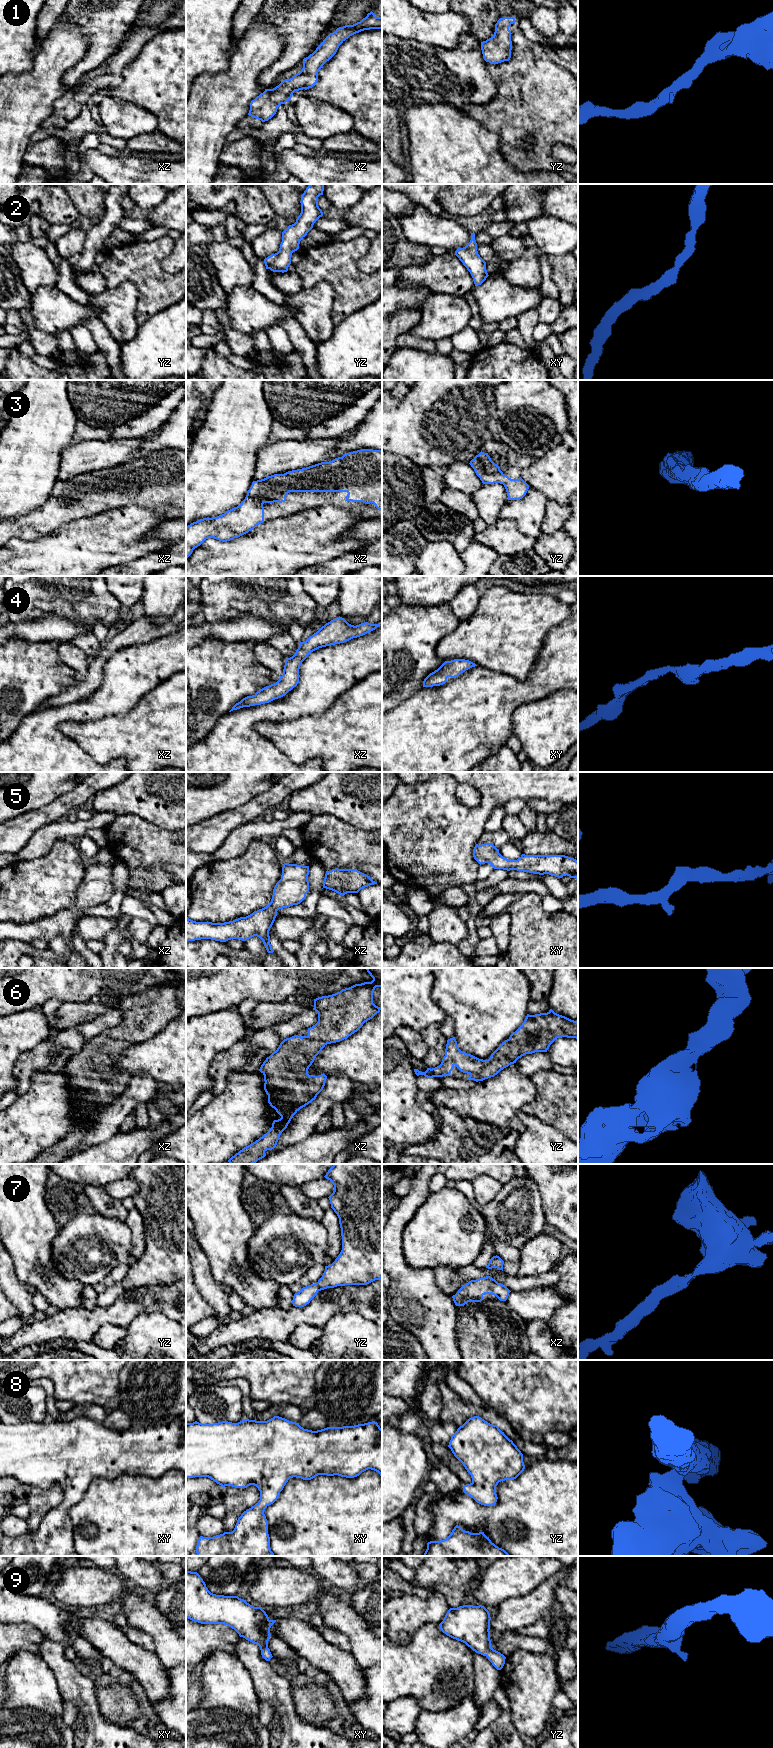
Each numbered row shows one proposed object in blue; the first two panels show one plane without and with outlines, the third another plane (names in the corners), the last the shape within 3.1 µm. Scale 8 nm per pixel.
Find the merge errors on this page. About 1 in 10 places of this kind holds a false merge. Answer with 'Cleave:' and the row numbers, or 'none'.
Cleave: none

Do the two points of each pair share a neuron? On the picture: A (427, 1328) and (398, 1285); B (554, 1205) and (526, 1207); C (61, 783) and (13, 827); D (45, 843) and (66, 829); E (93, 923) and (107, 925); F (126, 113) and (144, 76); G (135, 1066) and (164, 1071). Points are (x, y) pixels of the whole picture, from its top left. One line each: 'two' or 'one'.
A: one
B: two
C: two
D: one
E: one
F: two
G: one

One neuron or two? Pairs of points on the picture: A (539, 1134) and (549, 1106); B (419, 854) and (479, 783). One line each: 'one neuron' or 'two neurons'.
A: two neurons
B: one neuron

